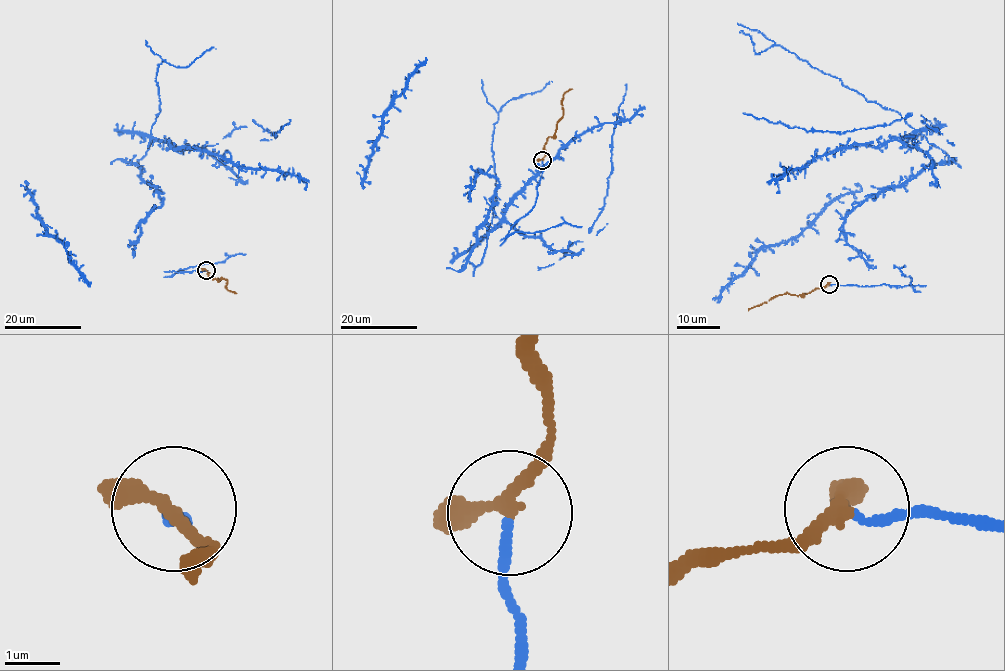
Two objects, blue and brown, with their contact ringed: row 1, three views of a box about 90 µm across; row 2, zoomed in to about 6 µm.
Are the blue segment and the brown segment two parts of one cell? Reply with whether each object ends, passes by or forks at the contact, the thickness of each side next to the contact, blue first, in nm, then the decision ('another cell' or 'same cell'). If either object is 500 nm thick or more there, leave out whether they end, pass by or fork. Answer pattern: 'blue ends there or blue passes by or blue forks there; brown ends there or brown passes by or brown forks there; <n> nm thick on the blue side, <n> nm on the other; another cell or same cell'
blue ends there; brown passes by; 160 nm thick on the blue side, 240 nm on the other; same cell

